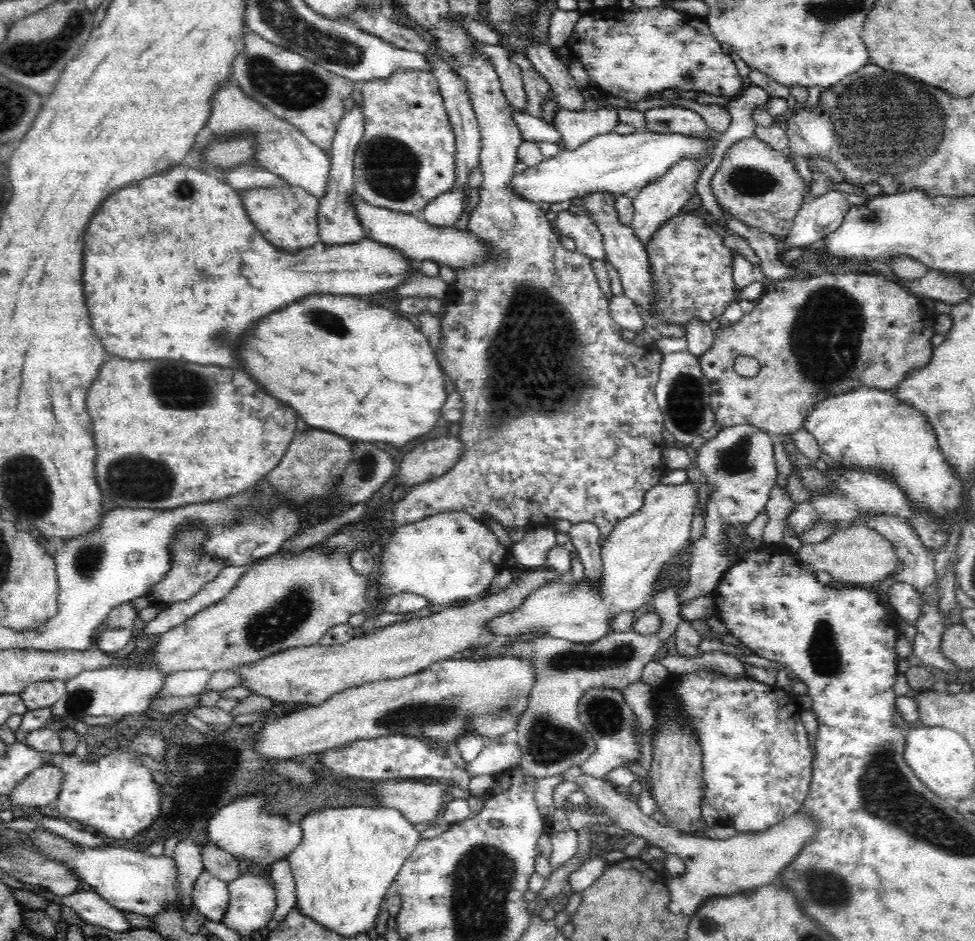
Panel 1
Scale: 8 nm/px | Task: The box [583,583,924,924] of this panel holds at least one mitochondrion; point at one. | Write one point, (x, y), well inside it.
(815, 882)

